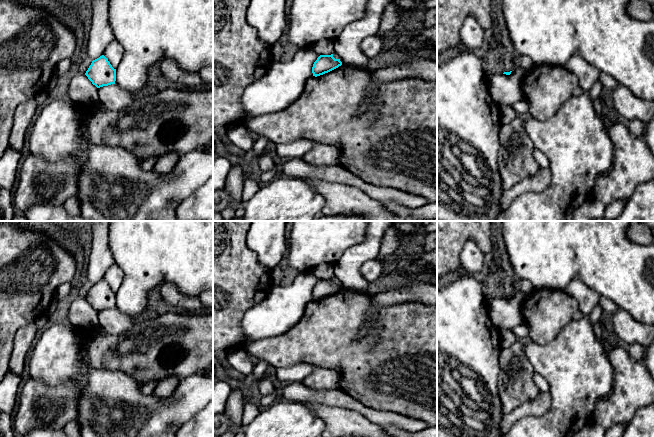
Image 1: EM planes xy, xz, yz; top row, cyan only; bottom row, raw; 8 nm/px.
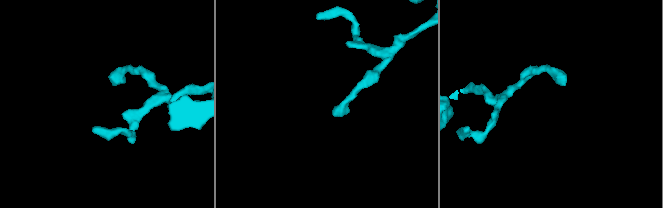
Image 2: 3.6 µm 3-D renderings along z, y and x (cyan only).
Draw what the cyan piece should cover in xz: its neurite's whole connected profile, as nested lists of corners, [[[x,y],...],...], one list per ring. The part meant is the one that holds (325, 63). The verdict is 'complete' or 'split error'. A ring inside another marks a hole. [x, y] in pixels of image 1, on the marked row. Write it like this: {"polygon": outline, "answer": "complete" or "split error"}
{"polygon": [[[333,54],[320,55],[312,67],[313,76],[317,77],[328,73],[342,65],[340,59],[335,59]]], "answer": "complete"}

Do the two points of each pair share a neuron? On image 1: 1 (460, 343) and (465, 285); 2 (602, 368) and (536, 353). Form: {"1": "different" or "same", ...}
{"1": "same", "2": "same"}

